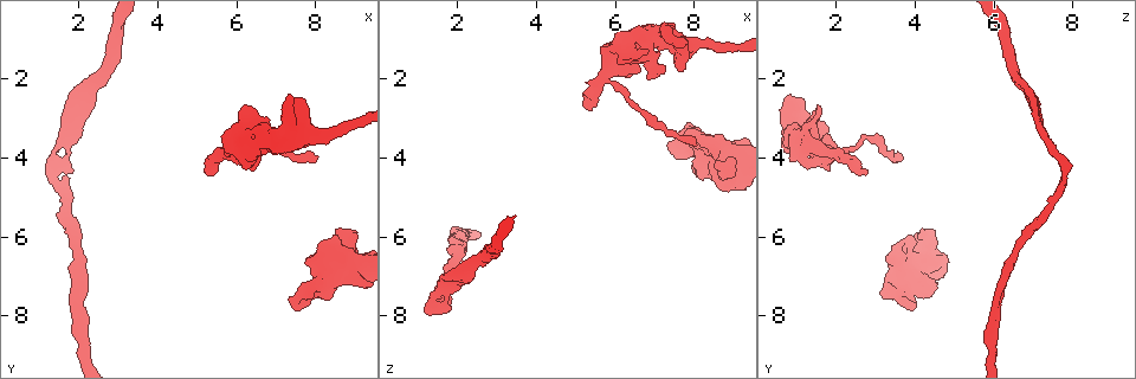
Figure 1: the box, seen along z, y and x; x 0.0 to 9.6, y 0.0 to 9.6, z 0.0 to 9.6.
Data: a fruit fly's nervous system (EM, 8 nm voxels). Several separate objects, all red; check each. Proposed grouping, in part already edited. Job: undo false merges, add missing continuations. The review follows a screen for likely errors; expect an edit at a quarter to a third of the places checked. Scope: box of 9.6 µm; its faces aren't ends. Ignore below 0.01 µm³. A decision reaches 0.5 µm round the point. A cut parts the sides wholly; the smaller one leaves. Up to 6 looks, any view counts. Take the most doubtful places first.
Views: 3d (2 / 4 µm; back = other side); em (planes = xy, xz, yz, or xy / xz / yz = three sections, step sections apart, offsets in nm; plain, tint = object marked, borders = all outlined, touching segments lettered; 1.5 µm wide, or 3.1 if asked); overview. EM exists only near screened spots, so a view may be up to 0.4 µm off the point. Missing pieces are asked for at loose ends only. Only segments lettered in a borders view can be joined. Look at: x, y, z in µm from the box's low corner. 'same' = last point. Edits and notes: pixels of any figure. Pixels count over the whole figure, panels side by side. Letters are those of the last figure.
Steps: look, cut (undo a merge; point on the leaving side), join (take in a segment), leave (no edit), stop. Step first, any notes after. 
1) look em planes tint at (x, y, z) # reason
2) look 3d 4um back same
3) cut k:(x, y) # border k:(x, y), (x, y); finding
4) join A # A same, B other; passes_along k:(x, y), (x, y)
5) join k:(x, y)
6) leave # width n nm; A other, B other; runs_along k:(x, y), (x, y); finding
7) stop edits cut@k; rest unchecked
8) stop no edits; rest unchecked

look 3d 4um at (5.35, 4.50, 2.75) # an open end

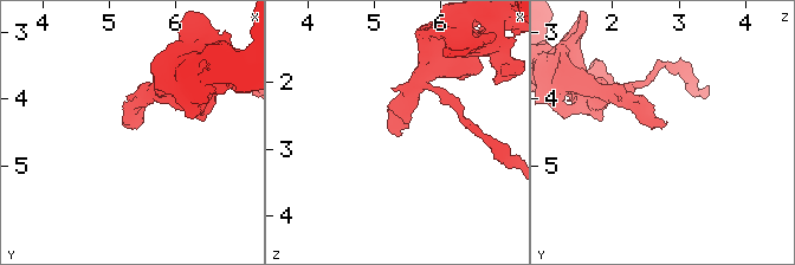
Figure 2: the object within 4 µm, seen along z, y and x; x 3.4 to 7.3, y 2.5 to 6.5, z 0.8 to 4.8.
look em xy step 4 borders at (5.35, 4.40, 2.75) # now the EM

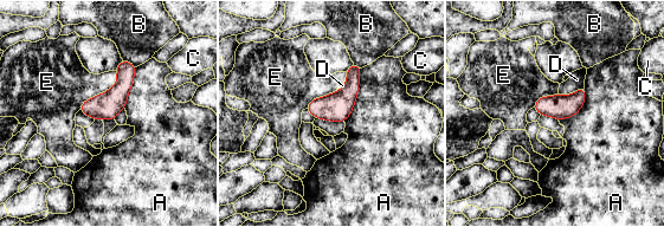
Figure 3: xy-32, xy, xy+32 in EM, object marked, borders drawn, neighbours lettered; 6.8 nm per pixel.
look em planes borders same # another direction

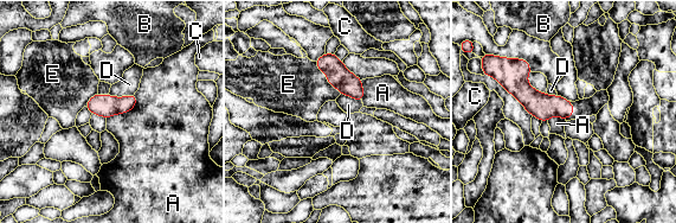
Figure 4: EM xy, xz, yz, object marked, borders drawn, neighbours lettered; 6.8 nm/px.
leave # A other, B other, C other, D other, E other; border 4:(136, 95), (128, 112), (107, 119); none of them fits

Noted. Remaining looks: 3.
look 3d 4um back at (8.00, 4.00, 3.65) # end of a long branch

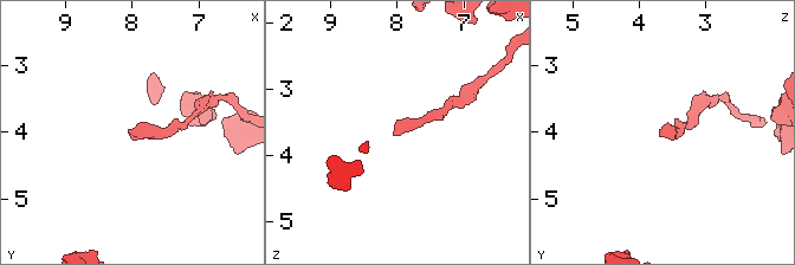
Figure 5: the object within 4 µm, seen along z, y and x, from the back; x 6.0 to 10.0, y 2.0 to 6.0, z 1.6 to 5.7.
look em planes borders at (8.00, 4.00, 3.65) # now the EM

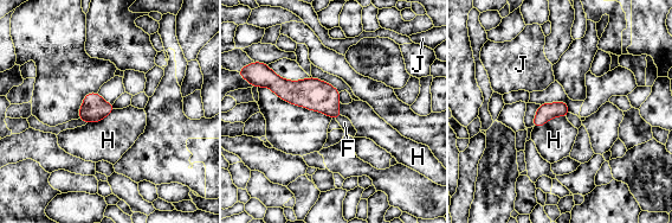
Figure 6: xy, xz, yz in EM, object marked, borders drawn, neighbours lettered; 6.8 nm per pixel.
join F # F same, H other, J other; passes_along 6:(312, 94), (338, 116), (344, 122); it goes on there

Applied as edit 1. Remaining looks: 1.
stop edits join@6; rest unchecked

